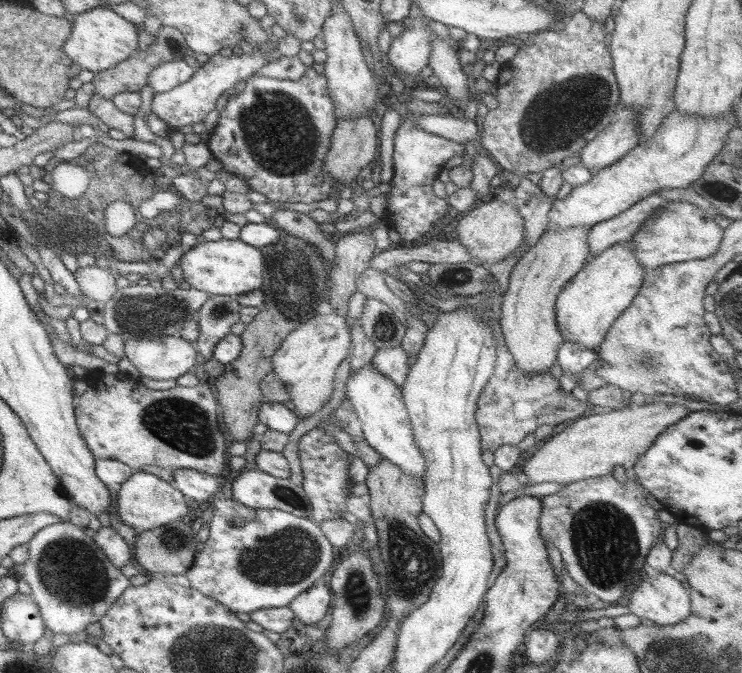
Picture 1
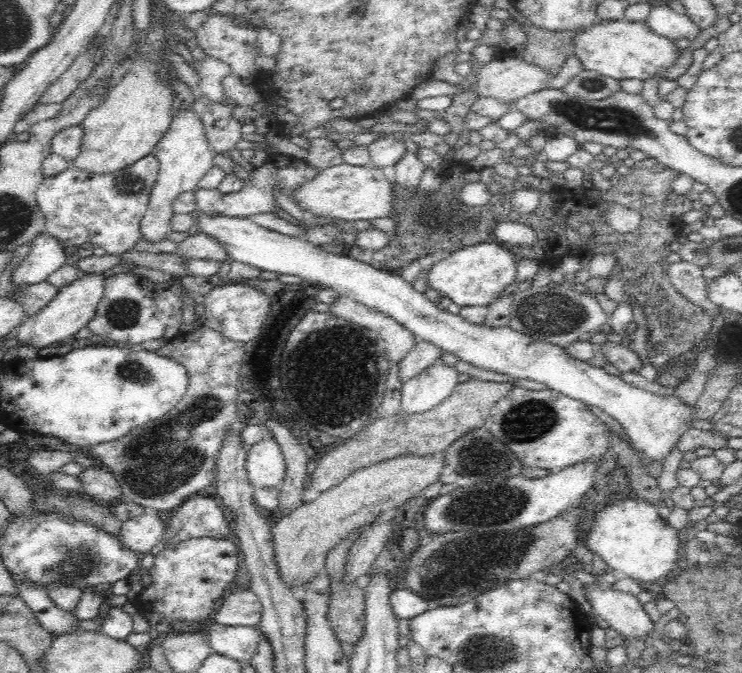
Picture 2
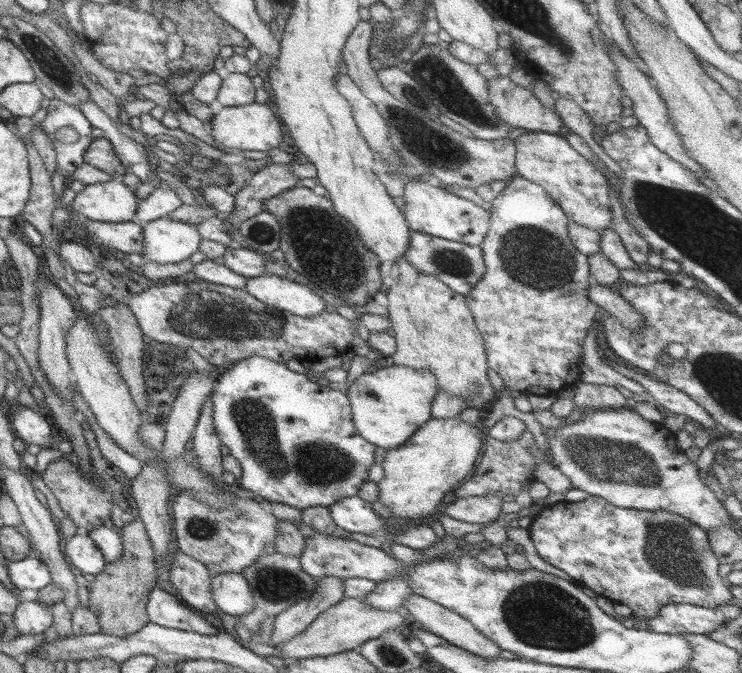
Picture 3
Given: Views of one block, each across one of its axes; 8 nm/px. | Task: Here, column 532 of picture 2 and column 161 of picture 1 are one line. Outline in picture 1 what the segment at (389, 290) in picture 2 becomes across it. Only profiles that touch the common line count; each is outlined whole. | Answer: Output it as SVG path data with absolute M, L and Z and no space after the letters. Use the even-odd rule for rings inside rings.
M176 335L124 342L126 358L136 366L140 376L152 380L177 379L191 372L198 360L194 343Z

